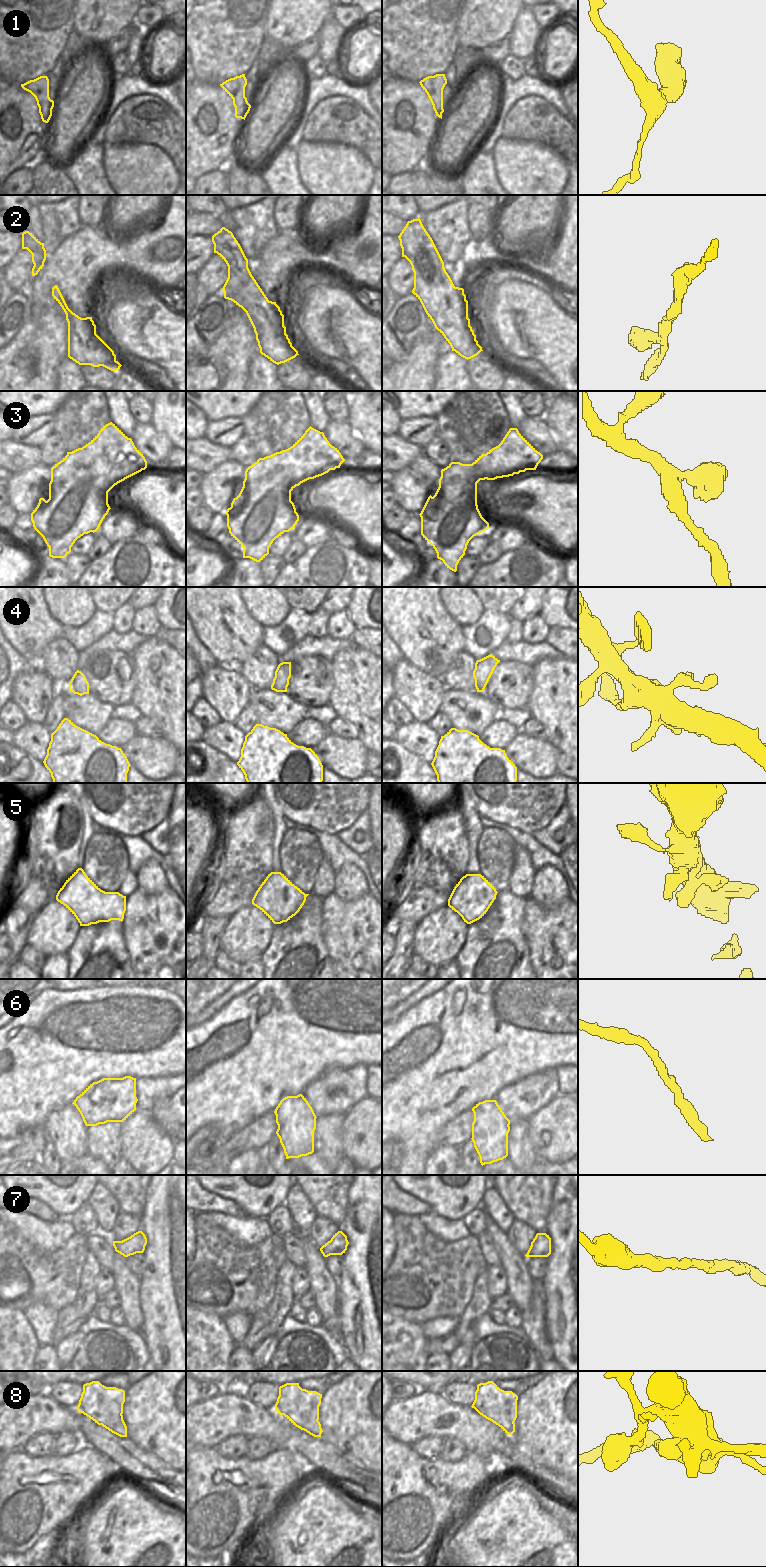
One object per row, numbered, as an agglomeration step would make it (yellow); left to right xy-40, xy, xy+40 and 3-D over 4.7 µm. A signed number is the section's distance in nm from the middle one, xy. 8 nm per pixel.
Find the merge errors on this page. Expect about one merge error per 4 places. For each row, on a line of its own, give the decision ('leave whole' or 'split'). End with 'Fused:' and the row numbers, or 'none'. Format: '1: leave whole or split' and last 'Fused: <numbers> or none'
1: leave whole
2: leave whole
3: leave whole
4: leave whole
5: leave whole
6: split
7: leave whole
8: split
Fused: 6, 8

